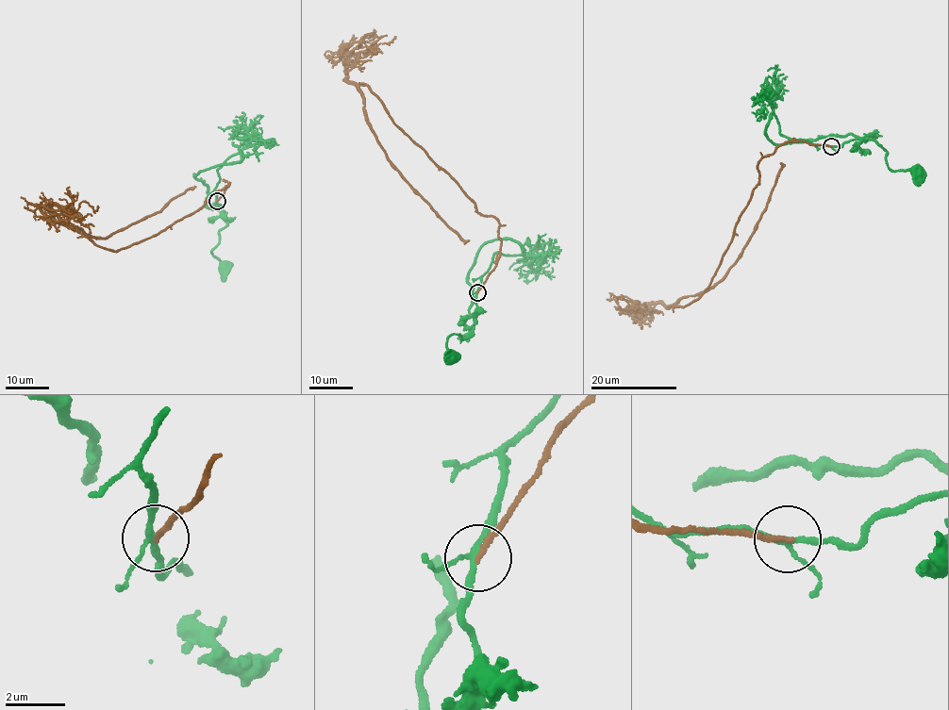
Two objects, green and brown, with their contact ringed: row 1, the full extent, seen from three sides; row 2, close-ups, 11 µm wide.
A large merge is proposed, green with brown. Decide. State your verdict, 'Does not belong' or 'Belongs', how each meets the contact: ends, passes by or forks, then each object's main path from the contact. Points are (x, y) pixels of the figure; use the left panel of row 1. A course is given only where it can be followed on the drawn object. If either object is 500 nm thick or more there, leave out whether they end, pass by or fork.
Does not belong. At the ring green forks. At the ring brown ends. Course of green: (216, 201), (214, 192), (220, 178), (217, 172), (228, 158), (262, 140), (255, 140), (237, 126), (218, 127). Course of brown: (216, 201), (227, 182), (189, 215), (113, 251), (75, 229), (105, 239), (195, 186)

